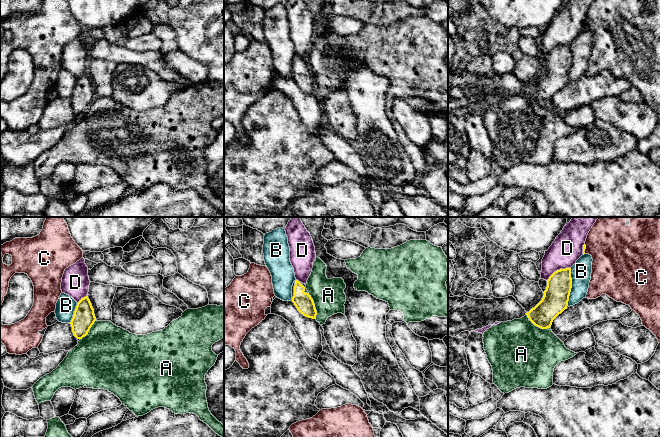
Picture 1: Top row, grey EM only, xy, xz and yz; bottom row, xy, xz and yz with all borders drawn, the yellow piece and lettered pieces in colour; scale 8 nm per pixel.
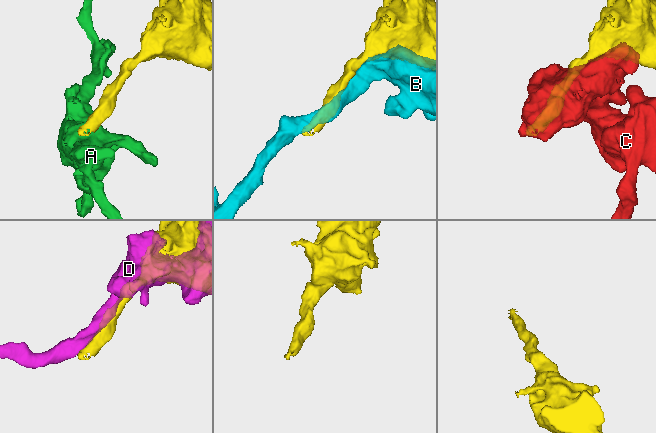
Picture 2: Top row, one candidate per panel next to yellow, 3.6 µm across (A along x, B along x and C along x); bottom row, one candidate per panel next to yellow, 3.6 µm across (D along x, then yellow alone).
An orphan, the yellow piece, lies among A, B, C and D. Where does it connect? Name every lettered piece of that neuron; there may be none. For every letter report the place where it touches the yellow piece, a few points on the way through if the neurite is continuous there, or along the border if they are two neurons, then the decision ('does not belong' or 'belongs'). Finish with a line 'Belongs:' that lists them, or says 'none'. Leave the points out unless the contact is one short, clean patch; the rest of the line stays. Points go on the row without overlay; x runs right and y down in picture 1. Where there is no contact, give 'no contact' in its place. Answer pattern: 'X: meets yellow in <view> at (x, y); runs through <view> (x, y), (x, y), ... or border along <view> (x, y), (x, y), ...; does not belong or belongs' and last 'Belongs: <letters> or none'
A: meets yellow in xz at (314, 81); border along xz (308, 68), (314, 80), (316, 94); does not belong
B: meets yellow in yz at (571, 63); does not belong
C: meets yellow in yz at (585, 24); border along yz (584, 20), (585, 29); does not belong
D: meets yellow in yz at (558, 46); does not belong
Belongs: none

